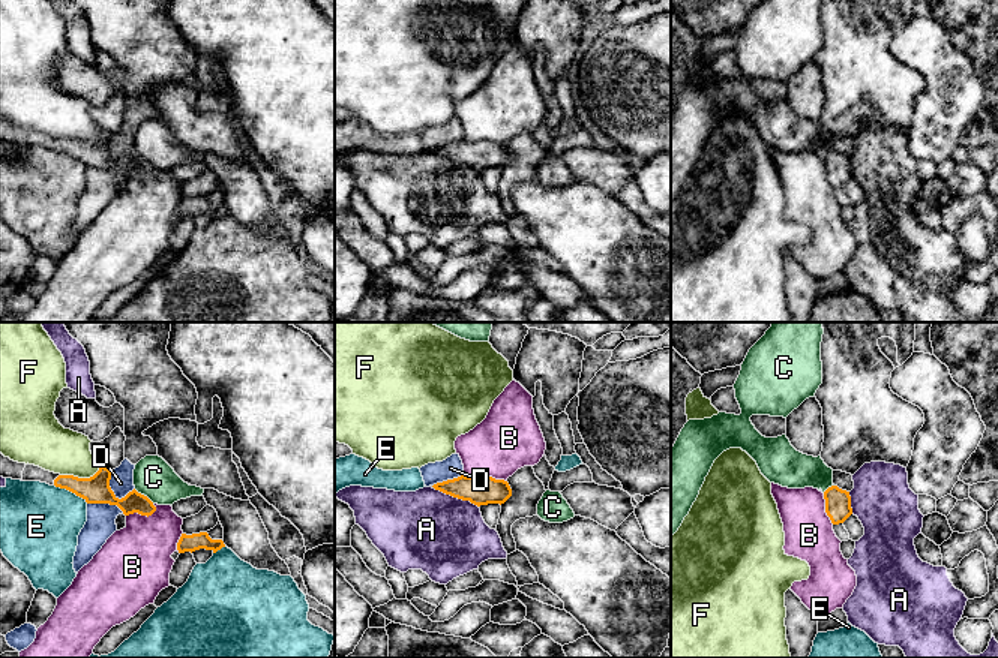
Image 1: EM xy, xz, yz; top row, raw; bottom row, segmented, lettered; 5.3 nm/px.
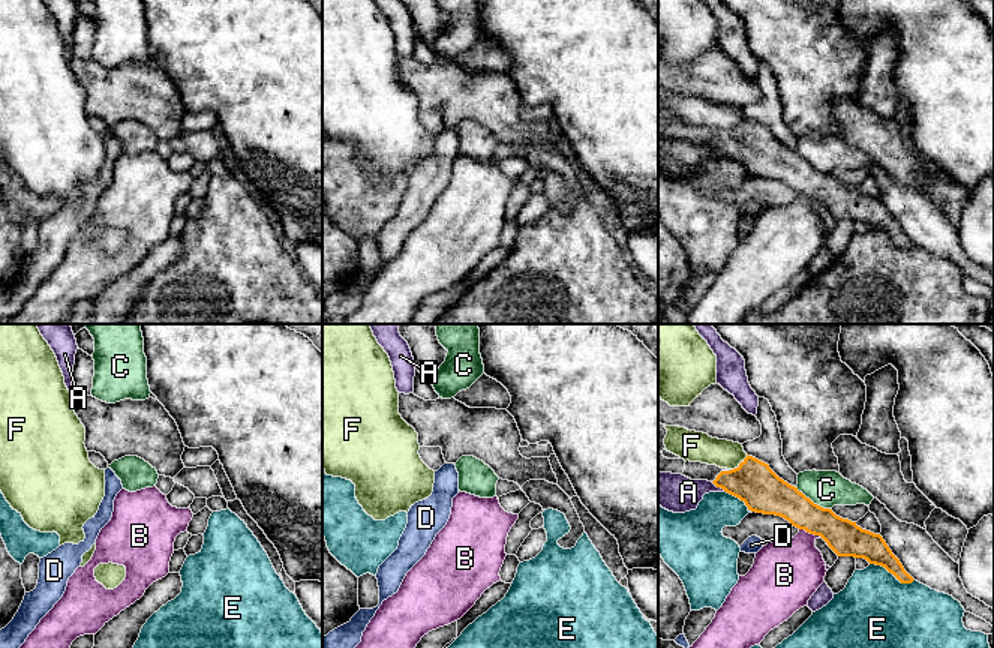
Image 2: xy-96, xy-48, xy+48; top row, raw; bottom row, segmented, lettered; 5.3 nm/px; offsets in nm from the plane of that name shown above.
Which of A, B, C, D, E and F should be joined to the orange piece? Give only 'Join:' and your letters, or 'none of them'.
Join: none of them

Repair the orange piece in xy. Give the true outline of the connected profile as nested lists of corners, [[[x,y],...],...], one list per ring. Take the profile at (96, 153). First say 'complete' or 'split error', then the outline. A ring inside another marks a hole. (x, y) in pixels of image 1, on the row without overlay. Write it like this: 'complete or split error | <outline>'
split error | [[[0,117],[0,141],[23,145],[41,145],[66,153],[83,162],[87,168],[117,169],[125,180],[138,177],[149,181],[156,175],[153,166],[135,153],[119,163],[110,151],[111,135],[102,129],[93,141],[78,142],[74,139],[54,138],[35,129],[18,127]]]

